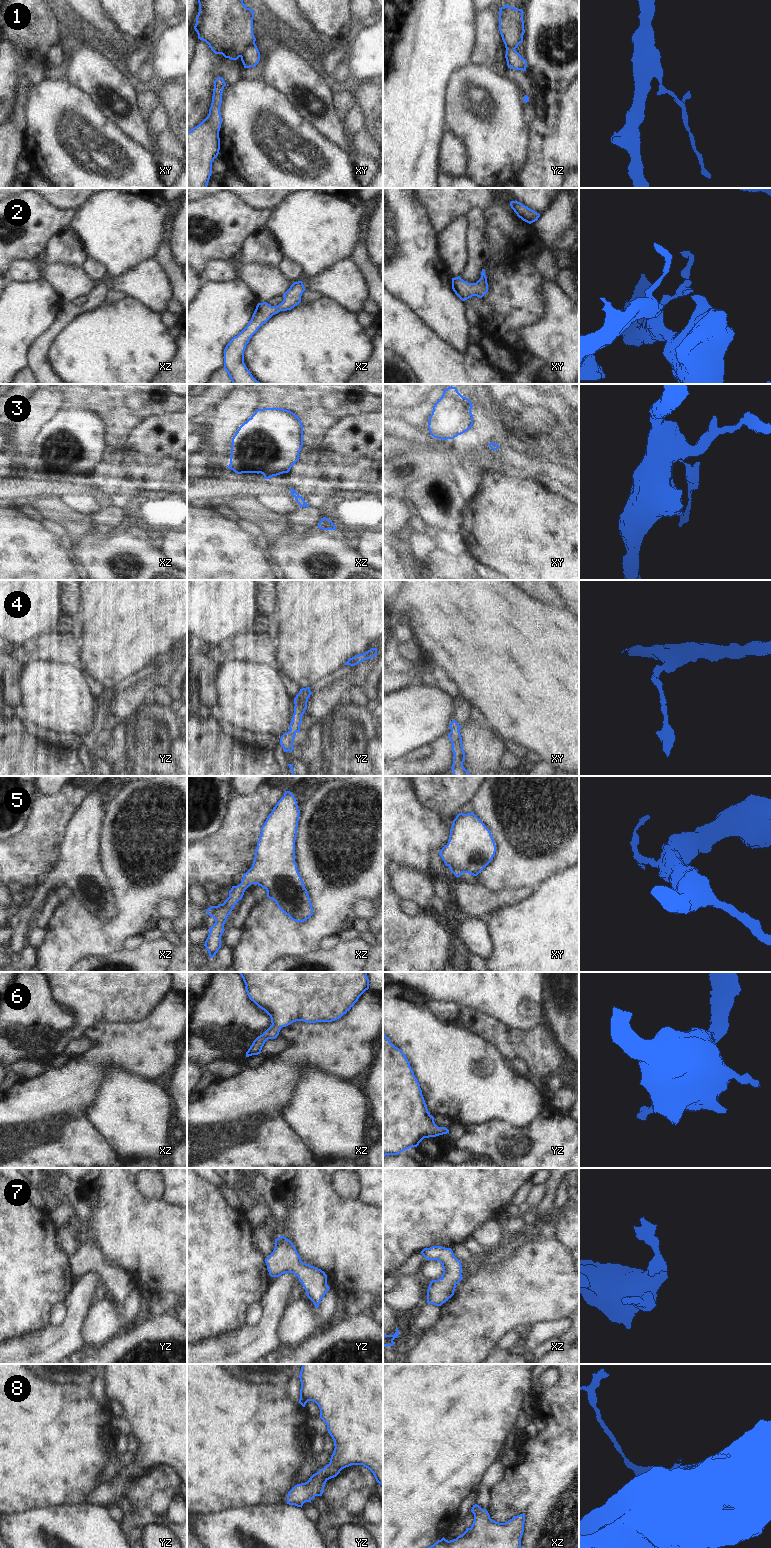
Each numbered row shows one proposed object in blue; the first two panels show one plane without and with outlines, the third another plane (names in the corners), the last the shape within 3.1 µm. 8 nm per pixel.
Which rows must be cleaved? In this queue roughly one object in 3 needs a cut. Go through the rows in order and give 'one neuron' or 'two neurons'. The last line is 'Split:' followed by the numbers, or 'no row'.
1: two neurons
2: one neuron
3: one neuron
4: one neuron
5: one neuron
6: one neuron
7: one neuron
8: one neuron
Split: 1

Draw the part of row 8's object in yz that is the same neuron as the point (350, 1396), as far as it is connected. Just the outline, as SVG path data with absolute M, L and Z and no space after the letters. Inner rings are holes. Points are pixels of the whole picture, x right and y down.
M302 1364L300 1375L301 1382L299 1403L305 1407L308 1401L315 1402L320 1409L320 1418L326 1423L327 1430L334 1440L334 1451L331 1455L330 1462L317 1473L313 1474L305 1483L295 1485L287 1495L287 1504L297 1507L303 1506L305 1502L310 1502L315 1496L322 1496L326 1482L336 1477L340 1471L351 1465L363 1465L368 1468L374 1475L377 1483L383 1486L383 1364Z

